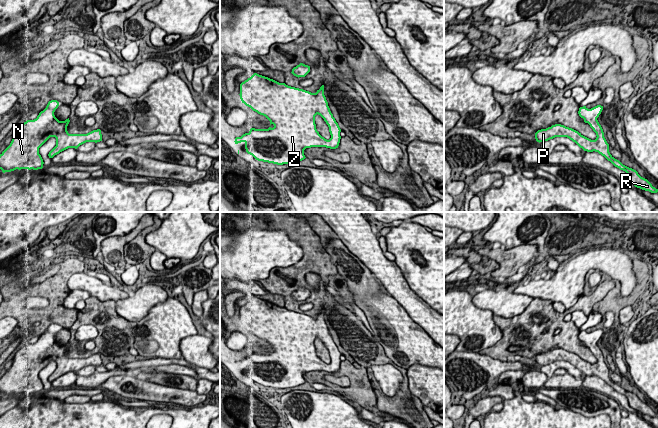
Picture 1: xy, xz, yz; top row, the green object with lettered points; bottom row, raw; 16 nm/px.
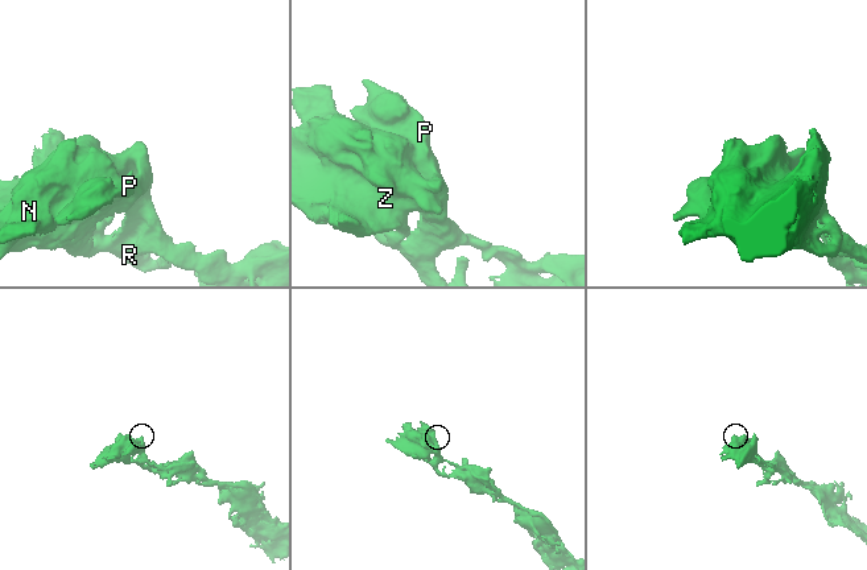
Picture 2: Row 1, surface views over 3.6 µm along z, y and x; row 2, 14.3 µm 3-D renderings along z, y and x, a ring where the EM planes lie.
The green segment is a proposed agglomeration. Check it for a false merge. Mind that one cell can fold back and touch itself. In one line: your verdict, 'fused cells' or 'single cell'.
single cell

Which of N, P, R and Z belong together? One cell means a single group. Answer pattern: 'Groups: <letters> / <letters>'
Groups: N P R Z

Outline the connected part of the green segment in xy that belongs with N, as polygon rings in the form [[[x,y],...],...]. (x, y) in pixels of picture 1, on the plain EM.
[[[57,324],[49,325],[36,343],[27,344],[16,352],[10,369],[0,378],[0,393],[3,397],[16,393],[42,393],[44,386],[39,372],[50,361],[56,362],[56,370],[49,376],[49,382],[68,372],[77,373],[86,366],[102,365],[100,353],[87,358],[69,358],[69,342],[59,345],[54,339],[58,330]]]

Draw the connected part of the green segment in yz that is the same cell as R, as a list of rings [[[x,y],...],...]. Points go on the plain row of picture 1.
[[[597,329],[591,333],[586,330],[580,331],[578,338],[584,343],[585,347],[588,347],[593,355],[596,357],[596,363],[591,364],[583,360],[578,355],[566,351],[561,348],[555,348],[546,353],[538,354],[535,357],[535,363],[537,366],[545,366],[555,361],[567,361],[575,366],[580,372],[587,376],[598,376],[610,385],[615,391],[623,394],[627,397],[629,406],[635,411],[640,412],[651,417],[657,417],[658,413],[652,410],[652,408],[645,402],[641,401],[638,396],[632,392],[623,389],[619,384],[615,383],[609,376],[609,368],[607,367],[604,356],[599,348],[597,342],[601,338],[603,330]]]

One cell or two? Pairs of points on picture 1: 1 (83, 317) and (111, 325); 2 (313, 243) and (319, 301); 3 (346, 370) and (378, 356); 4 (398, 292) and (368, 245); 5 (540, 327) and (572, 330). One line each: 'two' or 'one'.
1: one
2: one
3: two
4: one
5: one

